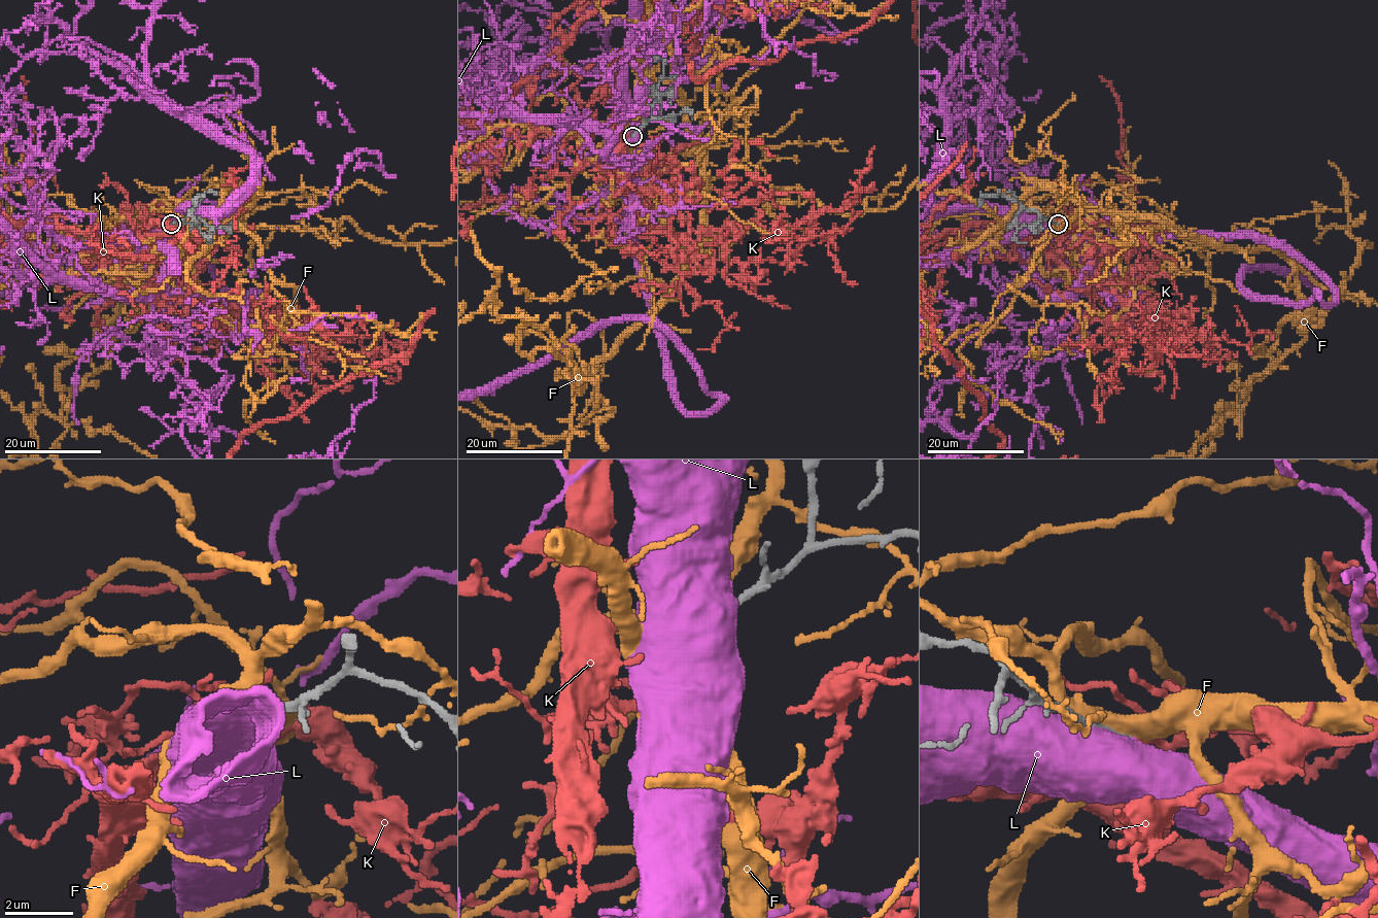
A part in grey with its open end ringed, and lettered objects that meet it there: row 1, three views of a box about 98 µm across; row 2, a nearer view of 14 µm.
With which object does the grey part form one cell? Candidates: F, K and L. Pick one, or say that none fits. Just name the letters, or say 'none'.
K

